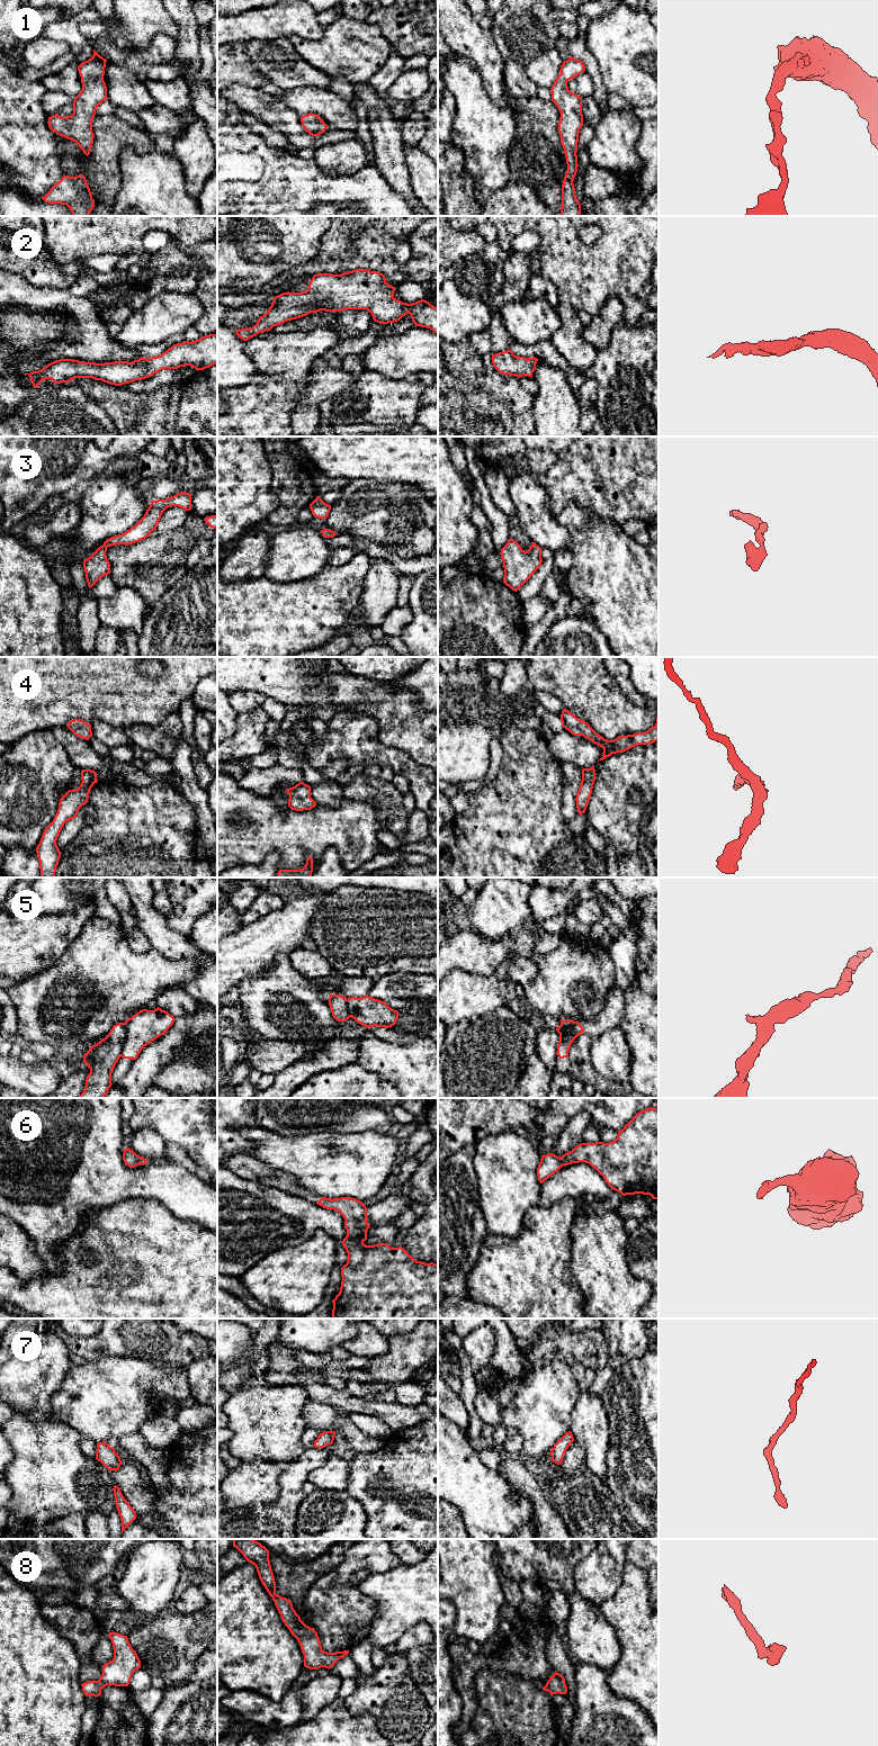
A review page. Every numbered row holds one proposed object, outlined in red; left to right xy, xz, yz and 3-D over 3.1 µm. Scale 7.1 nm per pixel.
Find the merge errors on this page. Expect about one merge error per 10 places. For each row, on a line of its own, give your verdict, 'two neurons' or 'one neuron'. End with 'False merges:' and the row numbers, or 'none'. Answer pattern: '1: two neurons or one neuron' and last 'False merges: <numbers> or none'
1: one neuron
2: one neuron
3: one neuron
4: one neuron
5: two neurons
6: one neuron
7: one neuron
8: one neuron
False merges: 5

